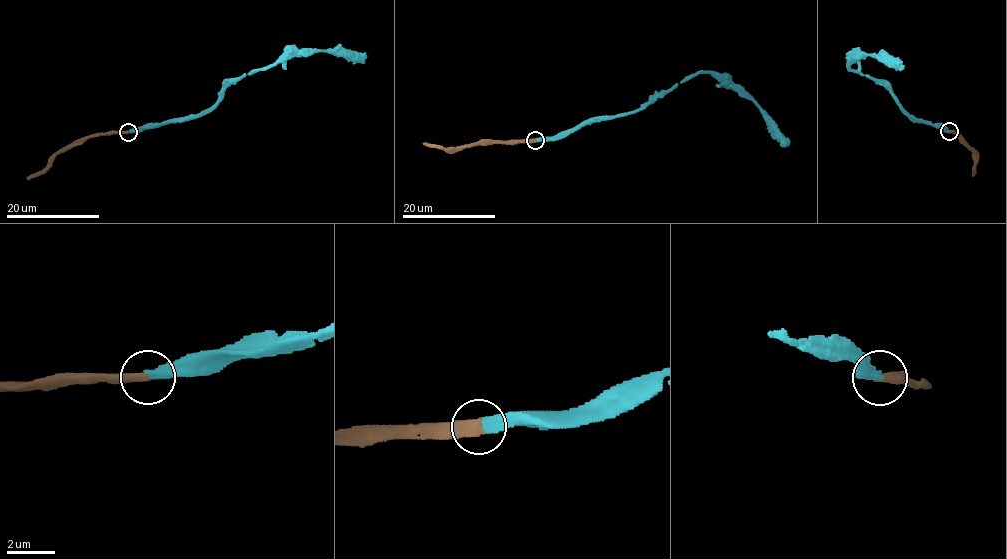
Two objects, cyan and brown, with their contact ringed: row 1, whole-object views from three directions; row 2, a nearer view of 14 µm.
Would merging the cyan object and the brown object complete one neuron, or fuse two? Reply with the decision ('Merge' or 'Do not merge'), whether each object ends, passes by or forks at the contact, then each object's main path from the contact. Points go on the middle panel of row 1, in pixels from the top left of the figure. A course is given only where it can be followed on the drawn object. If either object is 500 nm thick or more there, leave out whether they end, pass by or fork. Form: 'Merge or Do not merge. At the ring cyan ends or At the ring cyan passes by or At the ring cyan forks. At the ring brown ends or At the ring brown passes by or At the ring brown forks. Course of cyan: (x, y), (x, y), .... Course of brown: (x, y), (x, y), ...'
Merge. At the ring cyan ends. At the ring brown ends. Course of cyan: (535, 140), (565, 136), (592, 121), (643, 108), (677, 83), (709, 72), (737, 85), (752, 100), (785, 146). Course of brown: (534, 140), (479, 141), (457, 148), (441, 149), (423, 143)

